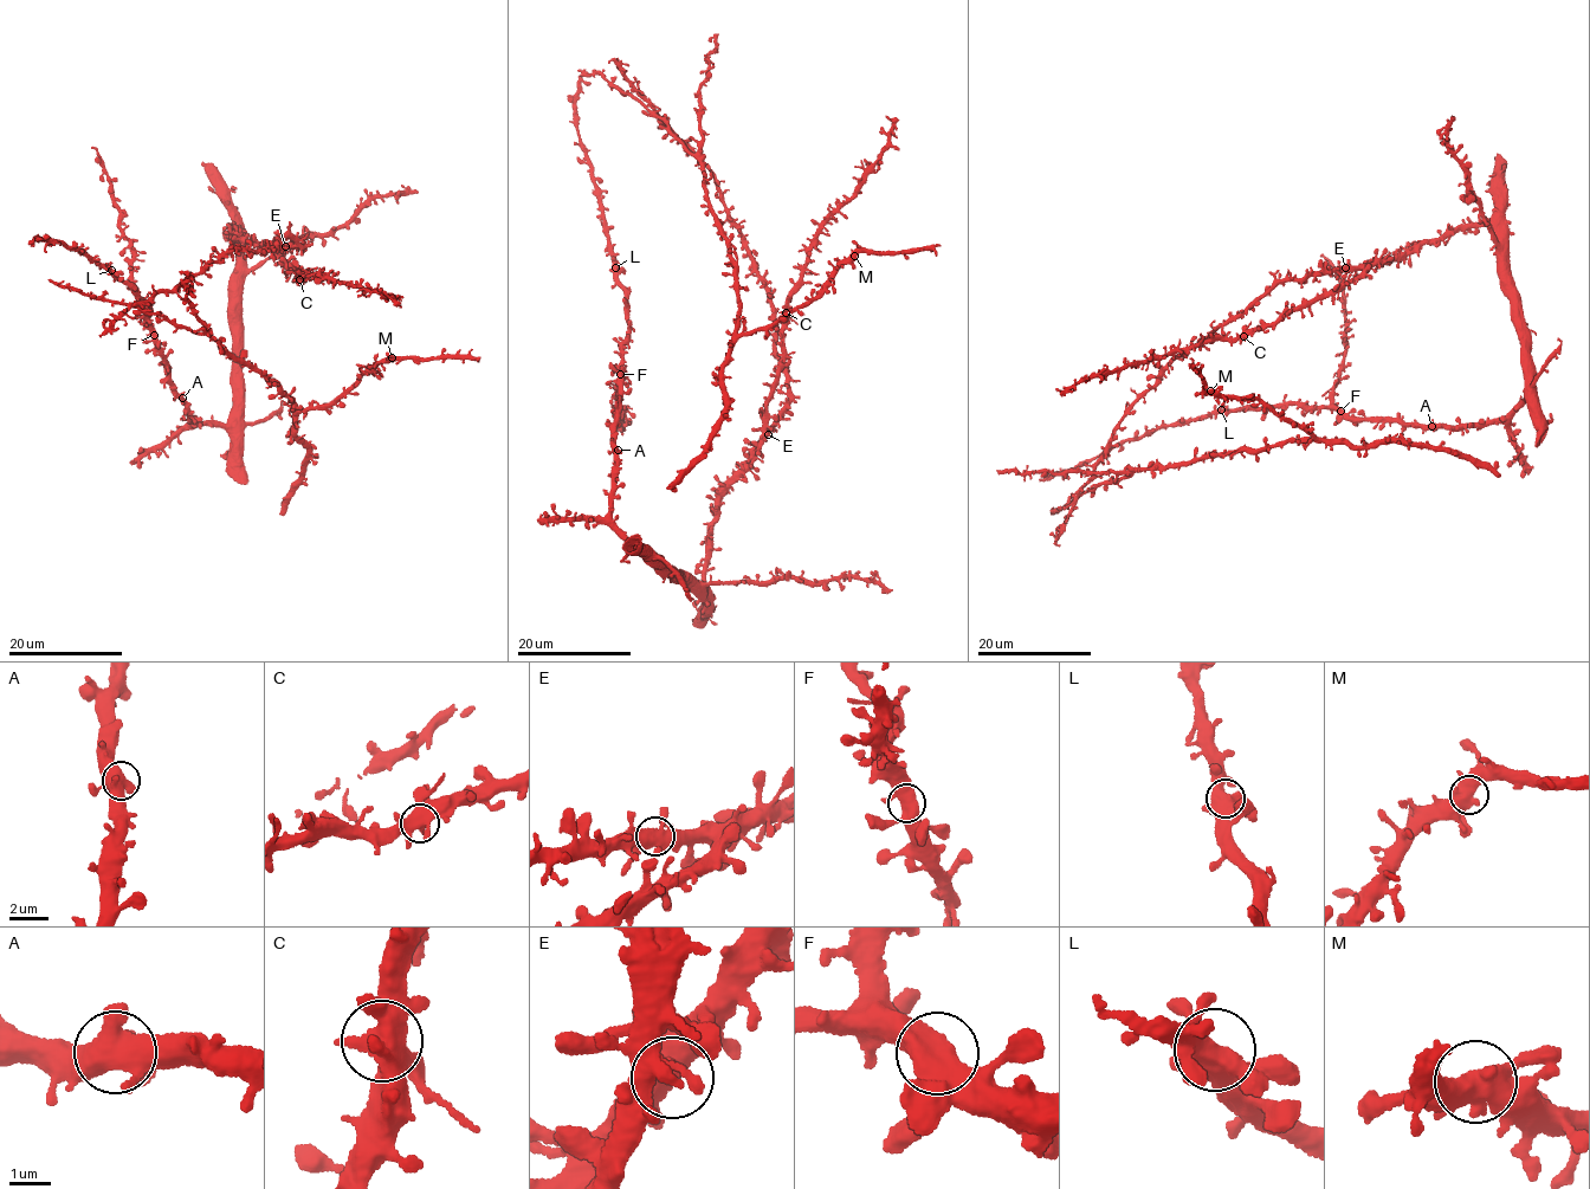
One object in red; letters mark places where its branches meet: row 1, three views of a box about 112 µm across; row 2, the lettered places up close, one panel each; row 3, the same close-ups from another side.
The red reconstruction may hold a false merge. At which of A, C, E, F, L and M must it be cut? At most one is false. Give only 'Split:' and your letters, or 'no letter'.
Split: no letter

